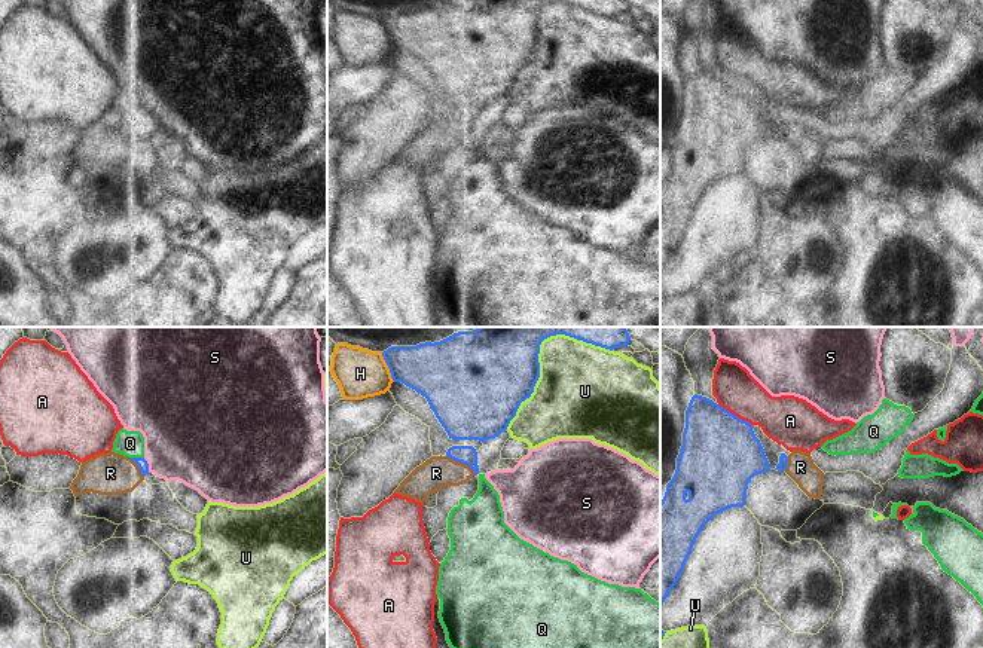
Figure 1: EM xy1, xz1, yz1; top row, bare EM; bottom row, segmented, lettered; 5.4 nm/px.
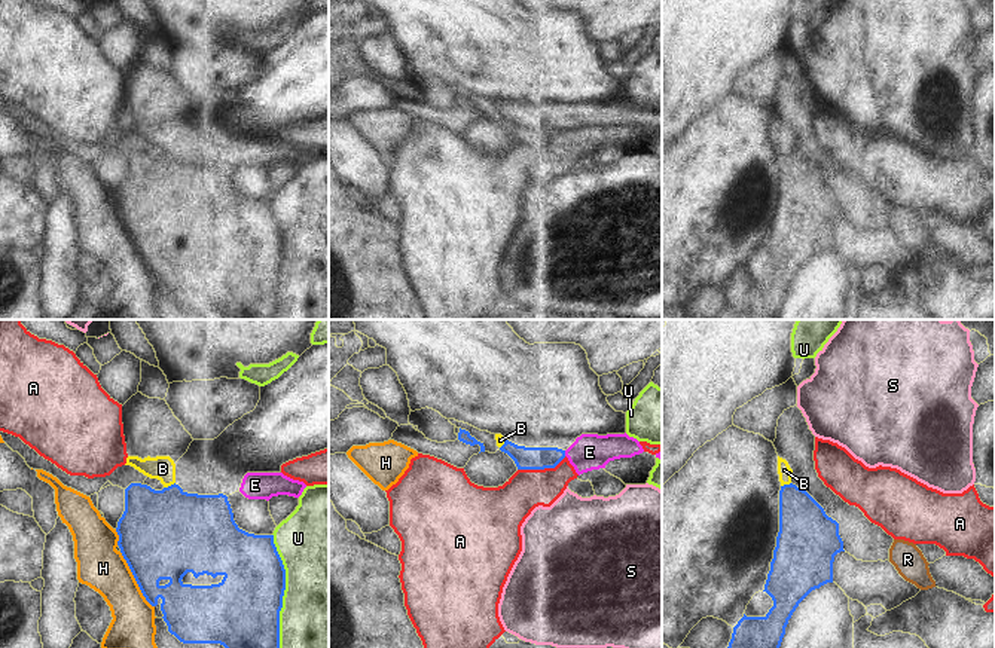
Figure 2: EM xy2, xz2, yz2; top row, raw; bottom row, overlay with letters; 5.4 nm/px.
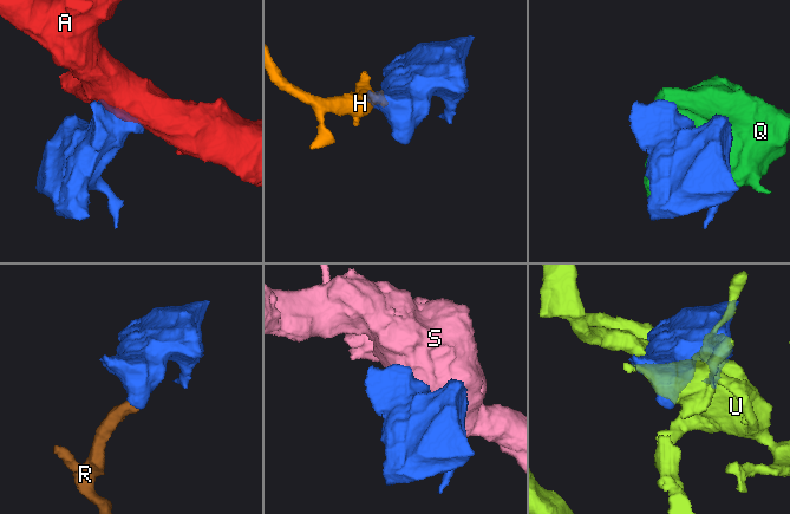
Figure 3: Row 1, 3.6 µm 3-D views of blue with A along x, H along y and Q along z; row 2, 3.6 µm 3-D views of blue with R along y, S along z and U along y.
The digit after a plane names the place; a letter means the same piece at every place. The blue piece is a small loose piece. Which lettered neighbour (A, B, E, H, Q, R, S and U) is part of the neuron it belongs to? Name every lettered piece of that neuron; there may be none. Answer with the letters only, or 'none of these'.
R

